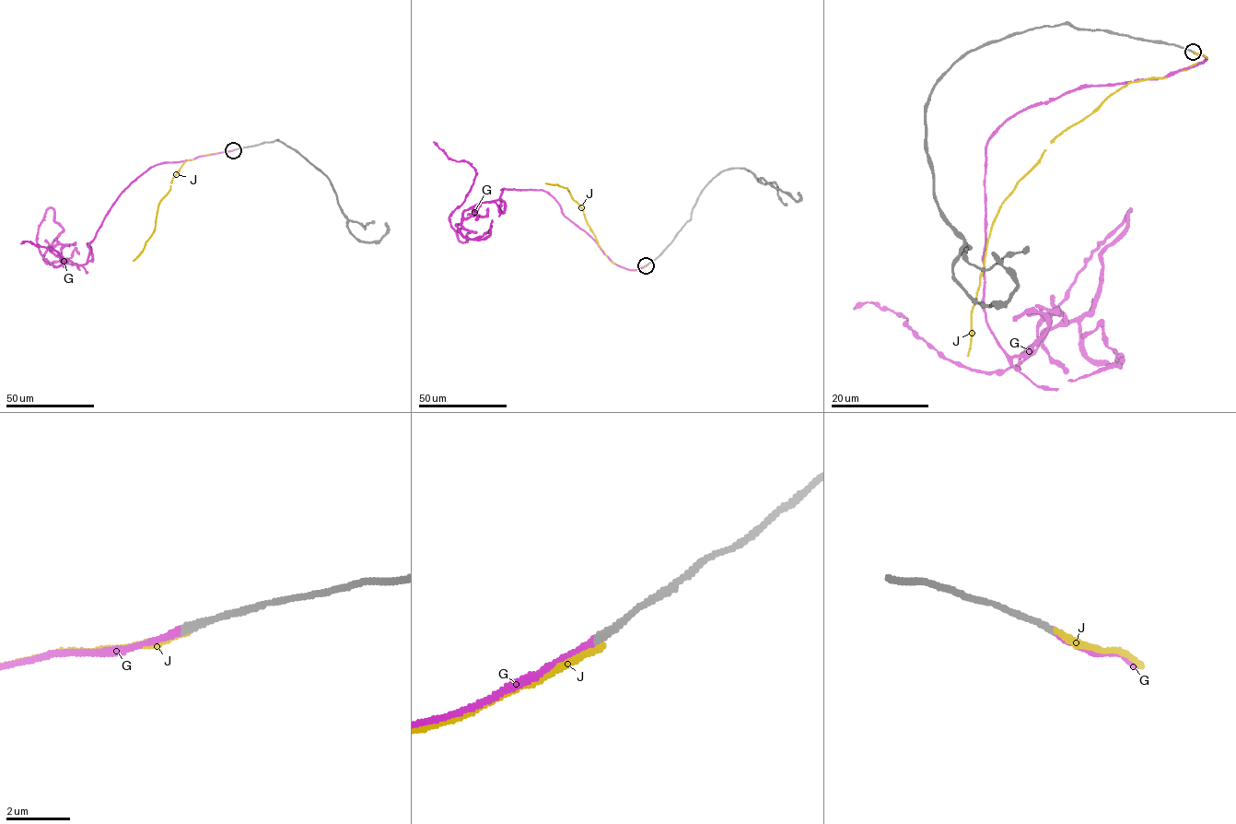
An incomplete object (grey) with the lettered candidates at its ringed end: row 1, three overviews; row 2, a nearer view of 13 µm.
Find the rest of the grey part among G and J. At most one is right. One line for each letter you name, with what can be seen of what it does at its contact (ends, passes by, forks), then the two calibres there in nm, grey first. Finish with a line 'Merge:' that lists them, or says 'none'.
G: it ends there; 200 nm thick on the grey side, 180 nm on the other
Merge: G

